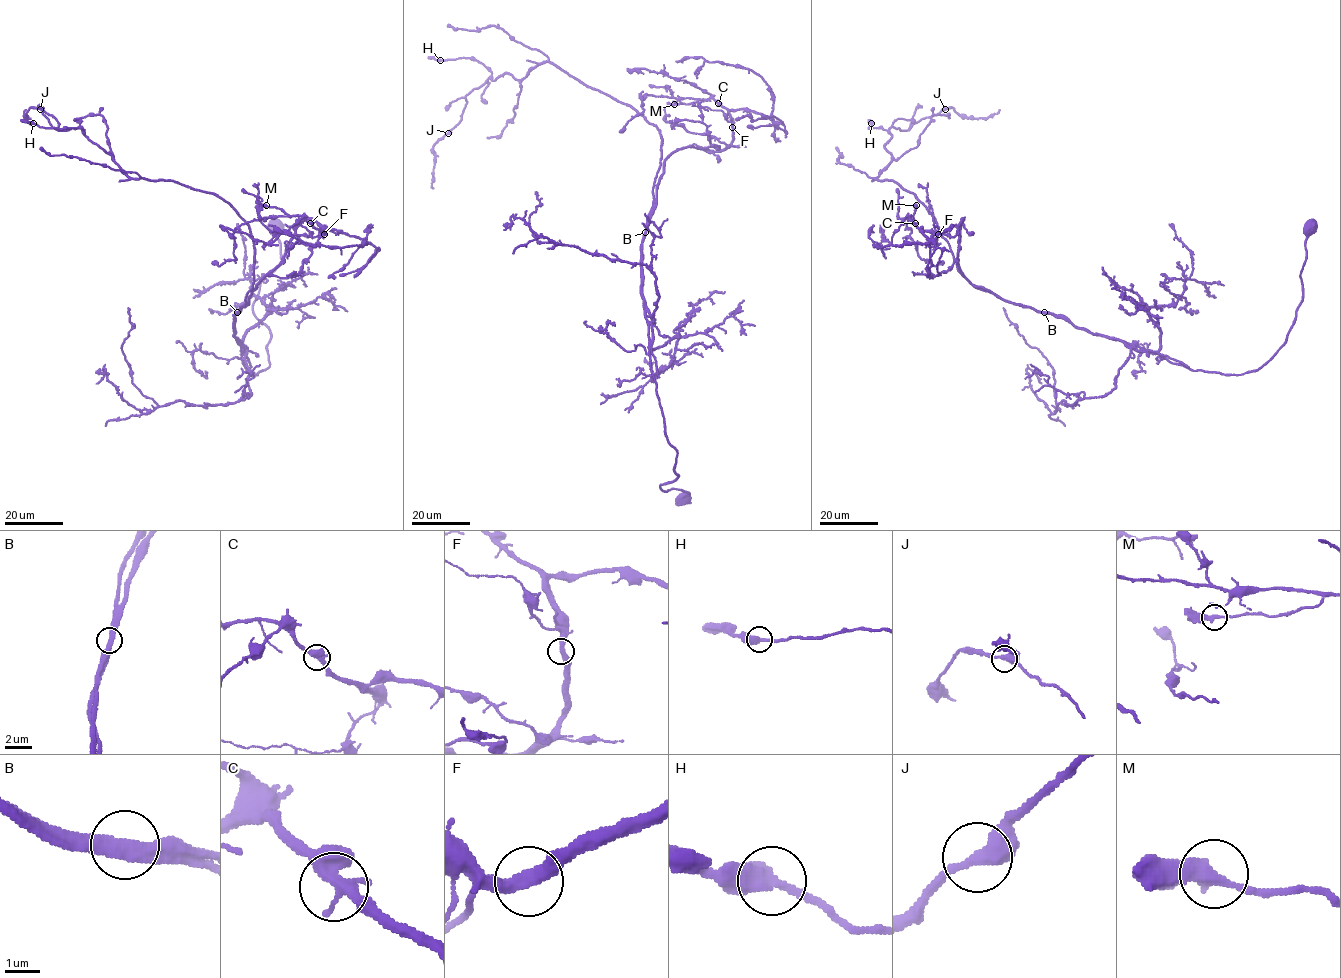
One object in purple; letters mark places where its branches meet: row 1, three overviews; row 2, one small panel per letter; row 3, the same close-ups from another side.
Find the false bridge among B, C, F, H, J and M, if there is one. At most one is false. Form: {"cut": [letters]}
{"cut": ["B"]}

